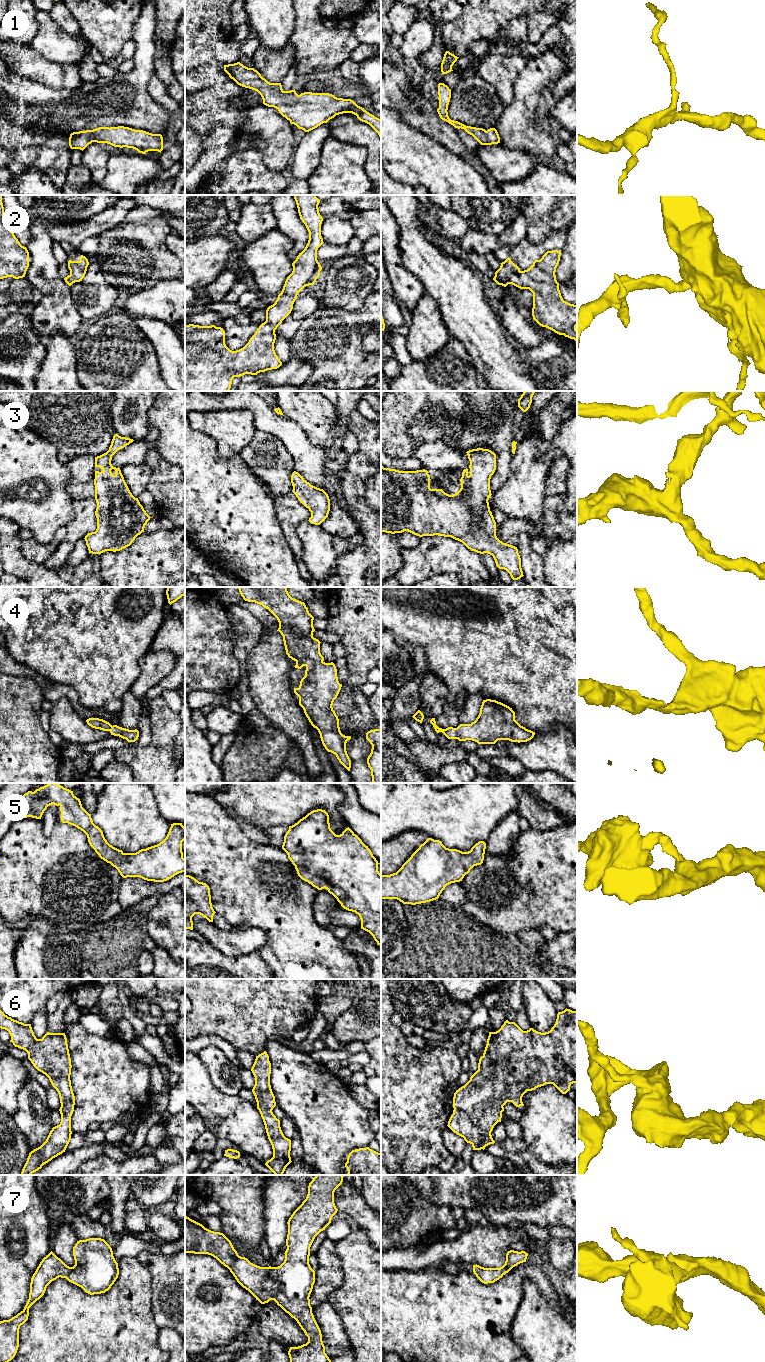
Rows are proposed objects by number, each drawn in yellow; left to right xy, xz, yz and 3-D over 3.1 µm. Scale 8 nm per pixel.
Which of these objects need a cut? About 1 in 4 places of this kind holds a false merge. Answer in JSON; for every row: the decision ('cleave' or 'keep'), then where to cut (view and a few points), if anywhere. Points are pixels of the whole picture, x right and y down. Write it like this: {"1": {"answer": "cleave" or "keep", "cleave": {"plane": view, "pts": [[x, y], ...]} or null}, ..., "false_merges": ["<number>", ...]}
{"1": {"answer": "keep", "cleave": null}, "2": {"answer": "cleave", "cleave": {"plane": "yz", "pts": [[521, 271], [514, 274], [510, 278], [509, 283]]}}, "3": {"answer": "keep", "cleave": null}, "4": {"answer": "keep", "cleave": null}, "5": {"answer": "keep", "cleave": null}, "6": {"answer": "keep", "cleave": null}, "7": {"answer": "keep", "cleave": null}, "false_merges": ["2"]}

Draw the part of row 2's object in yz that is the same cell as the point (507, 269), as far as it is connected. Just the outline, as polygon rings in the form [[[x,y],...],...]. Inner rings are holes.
[[[508,257],[504,262],[501,263],[500,268],[495,272],[493,280],[498,285],[506,287],[508,284],[510,284],[510,278],[520,272],[520,268]]]

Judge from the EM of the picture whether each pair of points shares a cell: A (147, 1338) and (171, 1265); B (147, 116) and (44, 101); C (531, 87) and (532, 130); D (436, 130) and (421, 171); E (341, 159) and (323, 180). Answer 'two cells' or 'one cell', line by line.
A: two cells
B: one cell
C: one cell
D: two cells
E: one cell

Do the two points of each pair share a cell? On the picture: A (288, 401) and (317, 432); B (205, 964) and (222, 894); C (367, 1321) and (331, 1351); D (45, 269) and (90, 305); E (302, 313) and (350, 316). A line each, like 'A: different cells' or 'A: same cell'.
A: same cell
B: different cells
C: different cells
D: different cells
E: different cells

